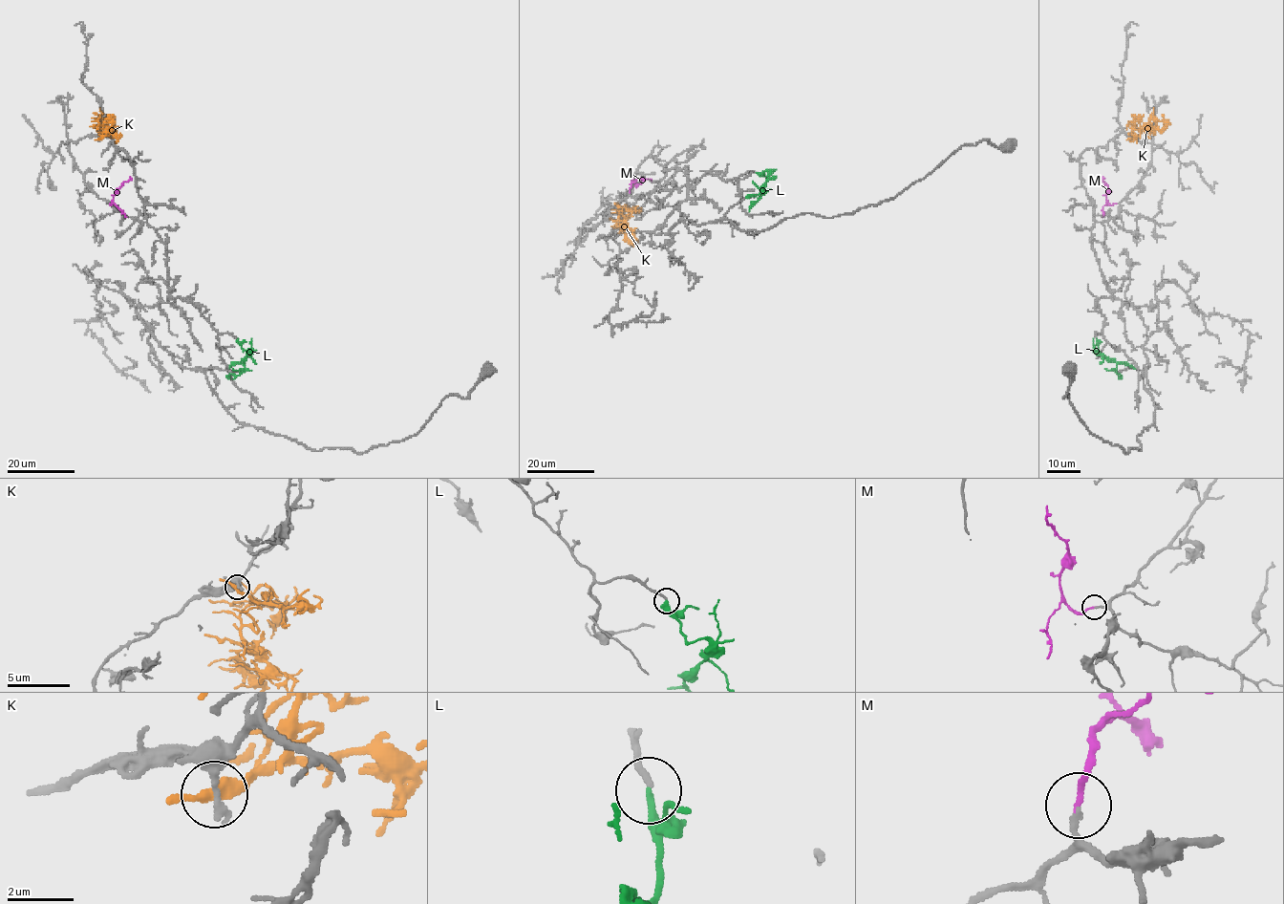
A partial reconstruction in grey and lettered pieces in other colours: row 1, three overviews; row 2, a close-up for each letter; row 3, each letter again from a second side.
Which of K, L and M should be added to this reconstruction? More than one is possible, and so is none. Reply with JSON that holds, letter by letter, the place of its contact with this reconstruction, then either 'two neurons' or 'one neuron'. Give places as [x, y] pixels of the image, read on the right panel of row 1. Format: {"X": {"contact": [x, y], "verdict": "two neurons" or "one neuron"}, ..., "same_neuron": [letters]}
{"K": {"contact": [1129, 139], "verdict": "two neurons"}, "L": {"contact": [1097, 339], "verdict": "two neurons"}, "M": {"contact": [1115, 204], "verdict": "one neuron"}, "same_neuron": ["M"]}

